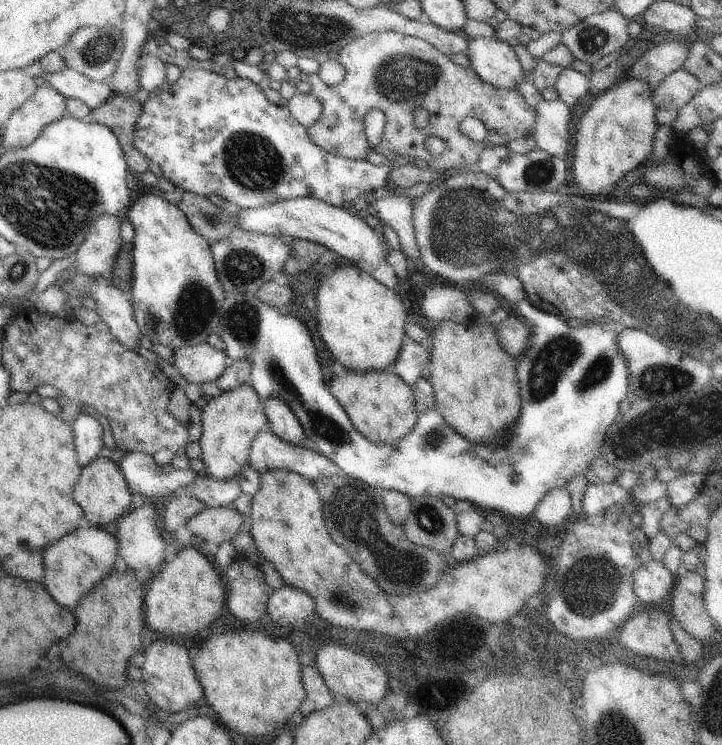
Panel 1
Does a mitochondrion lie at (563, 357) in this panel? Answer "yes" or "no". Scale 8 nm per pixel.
yes

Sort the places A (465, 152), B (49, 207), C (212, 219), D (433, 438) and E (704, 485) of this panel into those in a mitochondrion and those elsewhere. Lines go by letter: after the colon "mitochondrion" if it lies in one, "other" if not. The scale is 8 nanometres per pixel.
A: other
B: mitochondrion
C: mitochondrion
D: mitochondrion
E: other

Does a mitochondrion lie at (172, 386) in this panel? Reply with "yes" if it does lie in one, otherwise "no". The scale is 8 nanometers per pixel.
no

